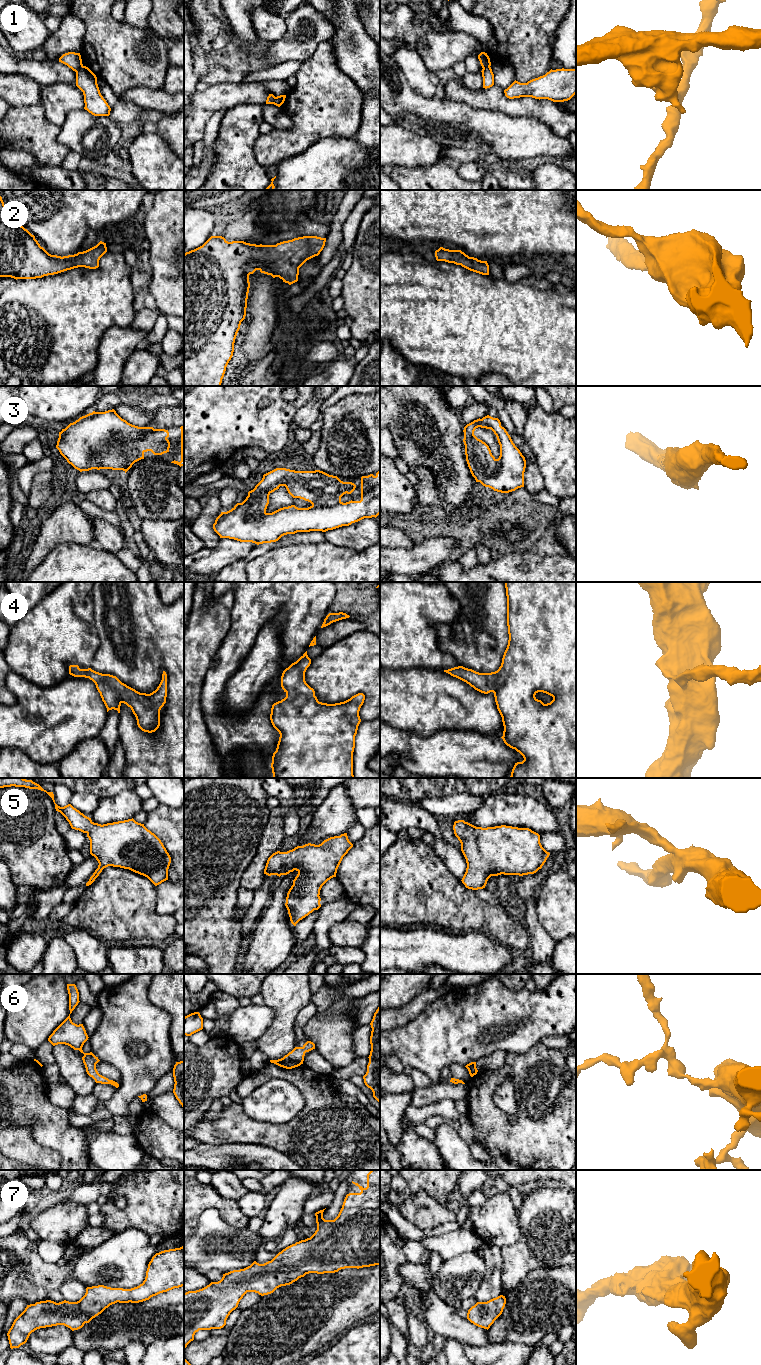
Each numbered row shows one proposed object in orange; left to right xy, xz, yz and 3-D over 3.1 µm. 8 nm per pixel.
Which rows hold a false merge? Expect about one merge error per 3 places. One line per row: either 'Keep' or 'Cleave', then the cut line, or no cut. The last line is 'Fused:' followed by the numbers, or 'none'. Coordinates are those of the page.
1: Cleave. Split along xy (82, 64), (75, 71)
2: Keep. No split
3: Keep. No split
4: Keep. No split
5: Keep. No split
6: Keep. No split
7: Keep. No split
Fused: 1

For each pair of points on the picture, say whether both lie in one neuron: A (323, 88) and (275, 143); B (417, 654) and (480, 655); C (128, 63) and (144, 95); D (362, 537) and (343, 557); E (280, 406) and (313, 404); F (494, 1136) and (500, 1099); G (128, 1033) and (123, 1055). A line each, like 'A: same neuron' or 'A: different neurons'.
A: same neuron
B: different neurons
C: different neurons
D: different neurons
E: different neurons
F: different neurons
G: same neuron

